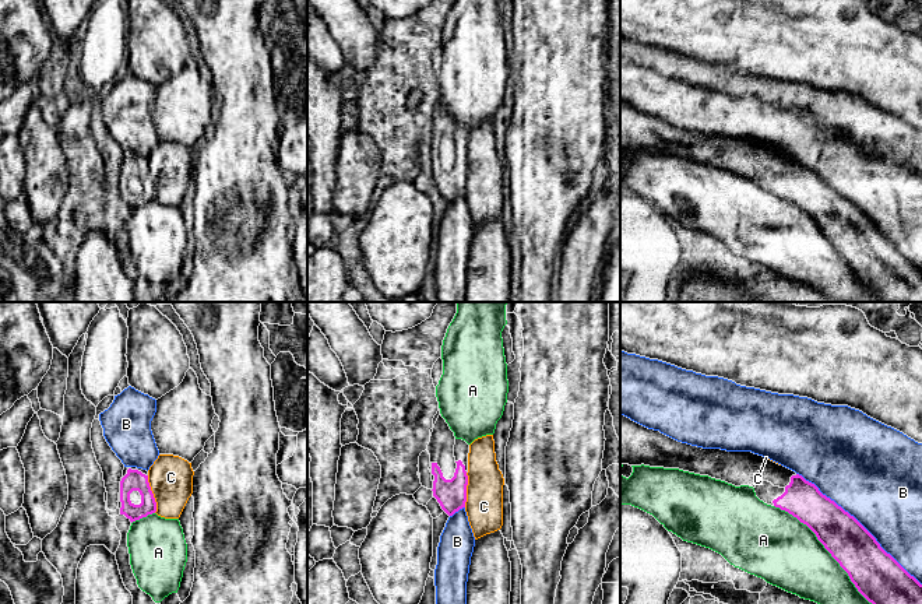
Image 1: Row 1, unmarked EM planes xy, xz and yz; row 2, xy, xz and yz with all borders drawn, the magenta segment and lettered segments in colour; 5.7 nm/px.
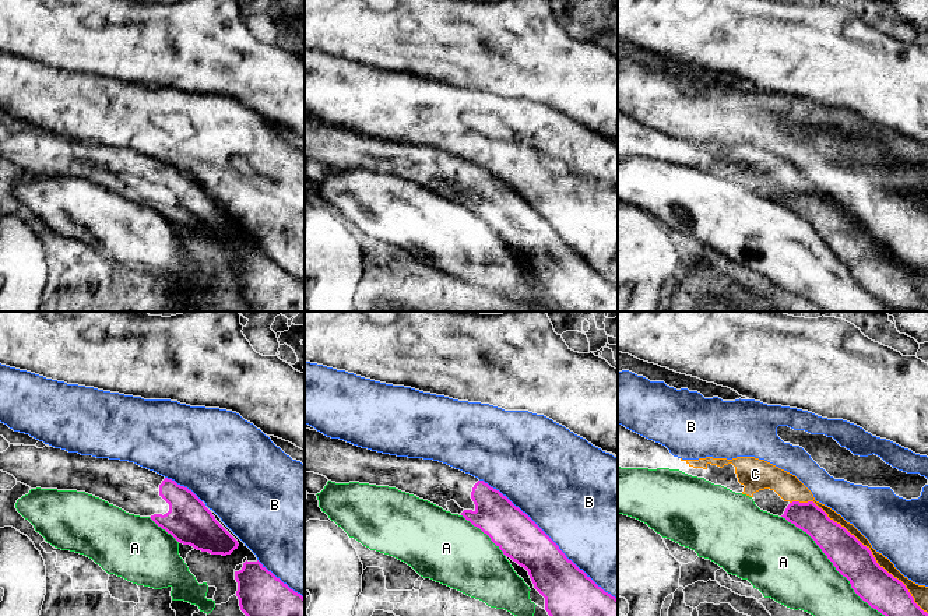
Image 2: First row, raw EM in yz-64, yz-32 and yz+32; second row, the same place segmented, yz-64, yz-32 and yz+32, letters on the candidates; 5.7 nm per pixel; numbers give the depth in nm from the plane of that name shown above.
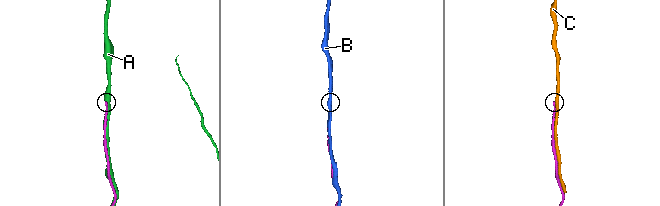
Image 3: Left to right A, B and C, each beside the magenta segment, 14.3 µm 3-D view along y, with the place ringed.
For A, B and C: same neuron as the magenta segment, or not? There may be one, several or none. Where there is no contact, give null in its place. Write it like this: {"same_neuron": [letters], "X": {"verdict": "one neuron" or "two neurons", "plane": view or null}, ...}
{"same_neuron": [], "A": {"verdict": "two neurons", "plane": "yz"}, "B": {"verdict": "two neurons", "plane": "yz"}, "C": {"verdict": "two neurons", "plane": "xy"}}

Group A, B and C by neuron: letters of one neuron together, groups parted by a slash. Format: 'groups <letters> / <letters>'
groups A / B / C

